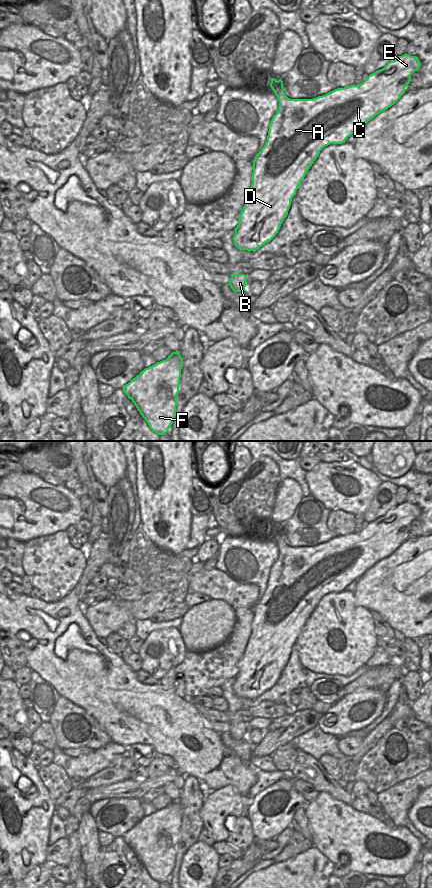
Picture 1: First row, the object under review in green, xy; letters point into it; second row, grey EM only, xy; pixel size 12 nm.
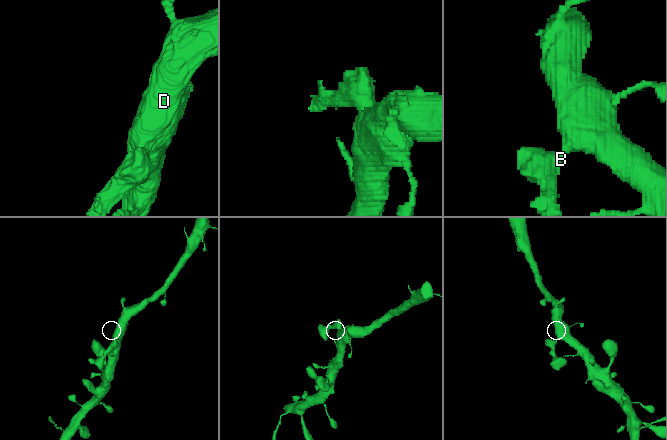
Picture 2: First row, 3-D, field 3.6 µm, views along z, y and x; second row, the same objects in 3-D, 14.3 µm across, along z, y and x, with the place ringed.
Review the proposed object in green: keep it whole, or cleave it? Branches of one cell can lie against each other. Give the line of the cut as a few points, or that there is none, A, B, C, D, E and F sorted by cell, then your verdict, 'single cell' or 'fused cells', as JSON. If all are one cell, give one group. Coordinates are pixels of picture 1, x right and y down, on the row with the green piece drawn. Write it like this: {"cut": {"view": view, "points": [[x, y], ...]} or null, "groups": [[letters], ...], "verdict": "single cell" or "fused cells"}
{"cut": {"view": "xy", "points": [[231, 274], [244, 275]]}, "groups": [["A", "C", "D", "E"], ["B", "F"]], "verdict": "fused cells"}

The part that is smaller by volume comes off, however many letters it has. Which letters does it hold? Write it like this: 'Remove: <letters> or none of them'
Remove: B, F

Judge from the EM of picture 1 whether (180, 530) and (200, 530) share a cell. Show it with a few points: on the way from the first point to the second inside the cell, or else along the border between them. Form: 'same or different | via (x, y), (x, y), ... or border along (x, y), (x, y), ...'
different | border along (192, 516), (191, 533), (185, 548)

